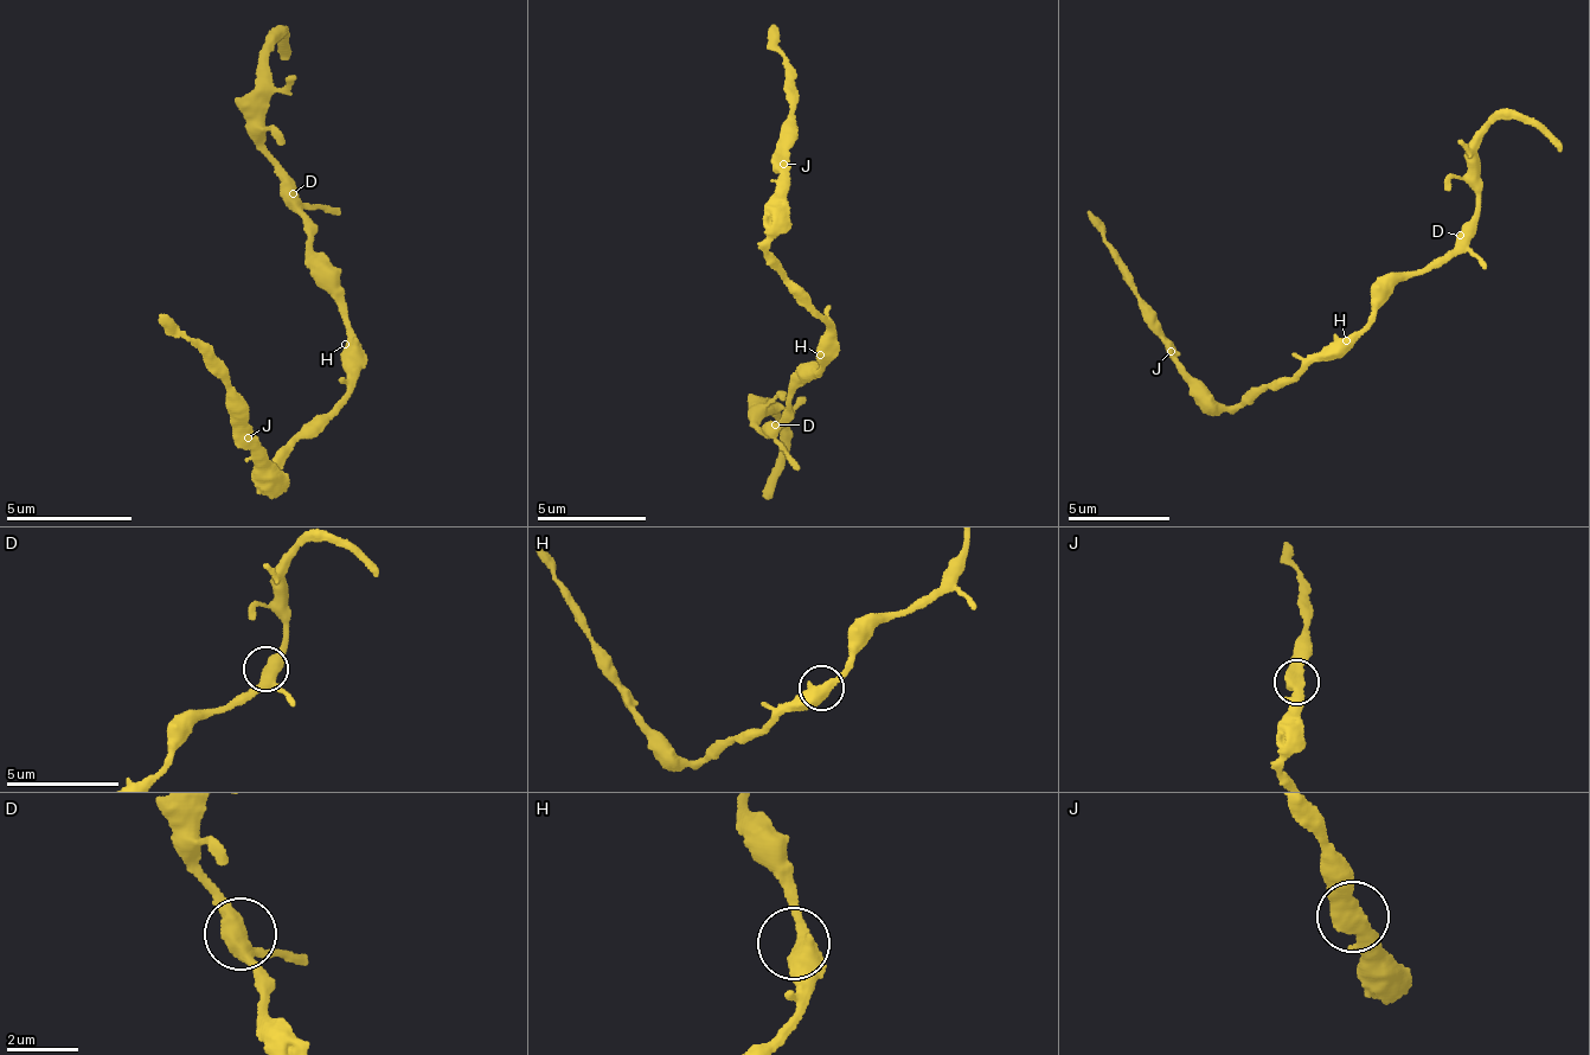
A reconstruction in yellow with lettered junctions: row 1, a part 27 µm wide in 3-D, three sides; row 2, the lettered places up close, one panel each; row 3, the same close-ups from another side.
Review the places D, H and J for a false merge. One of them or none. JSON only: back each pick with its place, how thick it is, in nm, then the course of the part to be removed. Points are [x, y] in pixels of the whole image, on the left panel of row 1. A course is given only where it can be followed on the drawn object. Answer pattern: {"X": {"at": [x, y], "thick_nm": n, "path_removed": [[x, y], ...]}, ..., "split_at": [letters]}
{"split_at": []}

